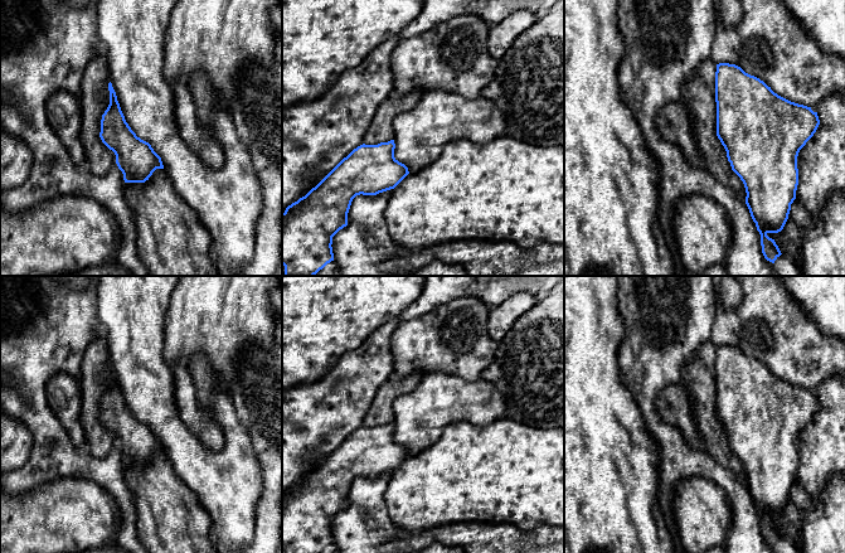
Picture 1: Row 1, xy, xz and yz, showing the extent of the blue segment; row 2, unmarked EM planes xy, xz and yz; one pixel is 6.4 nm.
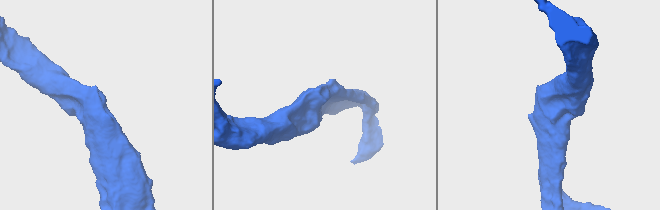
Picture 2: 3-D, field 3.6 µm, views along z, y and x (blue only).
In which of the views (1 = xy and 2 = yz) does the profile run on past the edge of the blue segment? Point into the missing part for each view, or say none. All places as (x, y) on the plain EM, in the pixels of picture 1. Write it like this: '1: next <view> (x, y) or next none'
1: next none
2: next none

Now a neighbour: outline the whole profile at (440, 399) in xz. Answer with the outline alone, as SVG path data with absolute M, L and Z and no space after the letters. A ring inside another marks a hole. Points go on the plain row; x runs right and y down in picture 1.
M427 373L414 391L394 402L394 440L408 450L409 456L418 455L438 441L446 426L467 421L486 426L505 418L506 403L496 385L481 378L463 380L442 373Z

